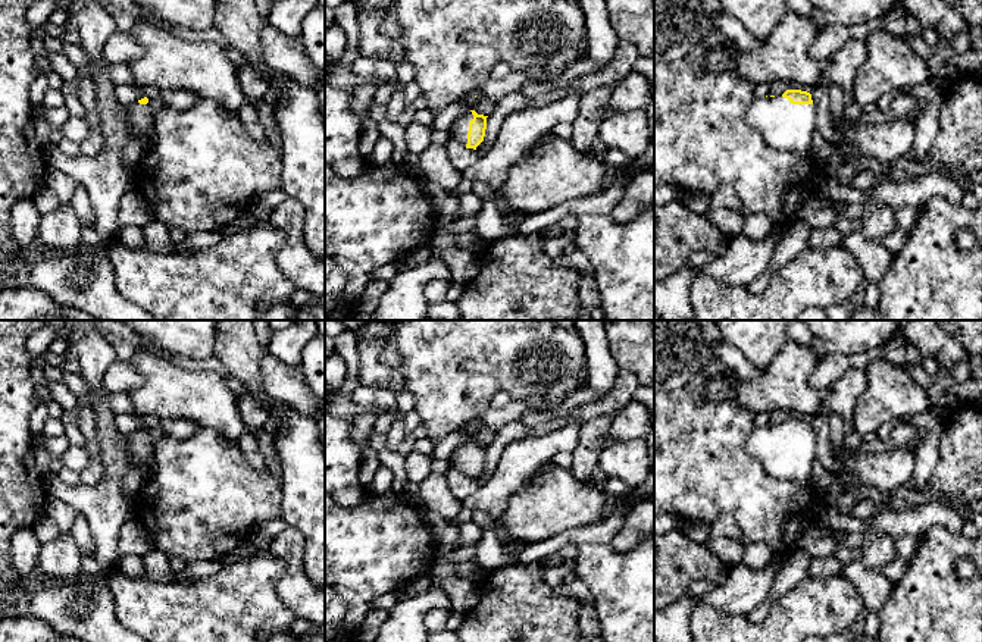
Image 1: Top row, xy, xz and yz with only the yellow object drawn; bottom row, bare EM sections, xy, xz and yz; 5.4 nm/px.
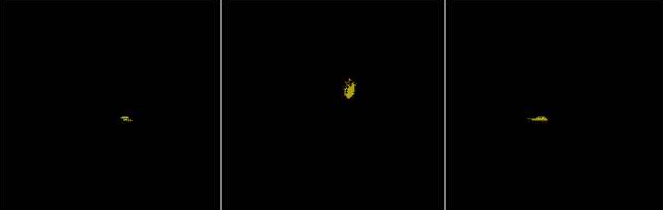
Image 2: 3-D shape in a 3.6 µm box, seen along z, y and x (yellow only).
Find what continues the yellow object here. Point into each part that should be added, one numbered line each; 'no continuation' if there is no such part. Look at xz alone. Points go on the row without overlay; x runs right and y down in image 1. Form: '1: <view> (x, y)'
1: xz (494, 419)

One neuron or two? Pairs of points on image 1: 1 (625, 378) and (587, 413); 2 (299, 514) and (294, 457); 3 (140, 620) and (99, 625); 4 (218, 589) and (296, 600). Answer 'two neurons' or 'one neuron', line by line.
1: one neuron
2: one neuron
3: two neurons
4: two neurons

